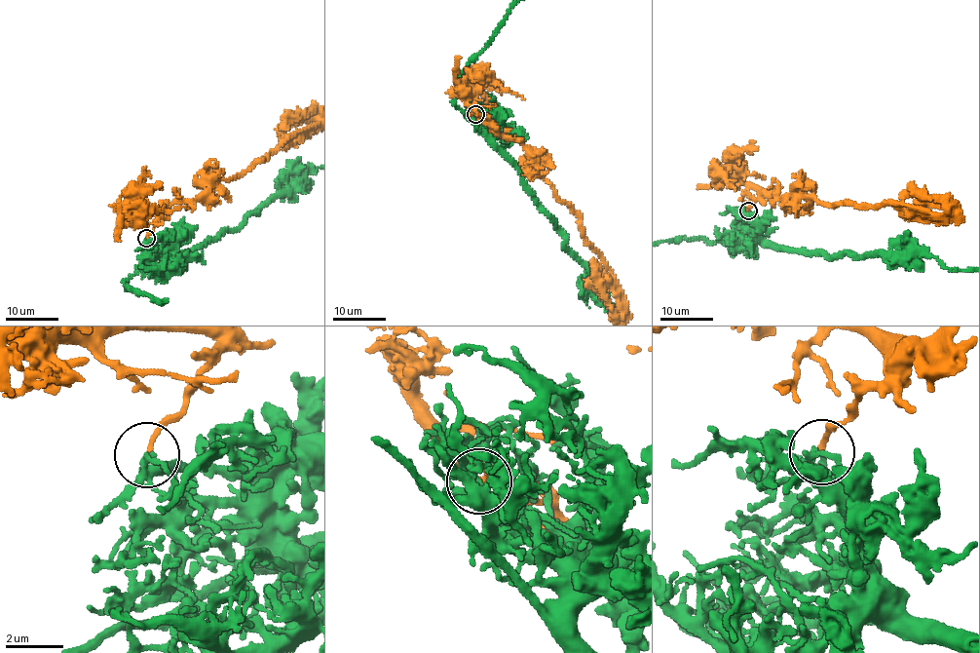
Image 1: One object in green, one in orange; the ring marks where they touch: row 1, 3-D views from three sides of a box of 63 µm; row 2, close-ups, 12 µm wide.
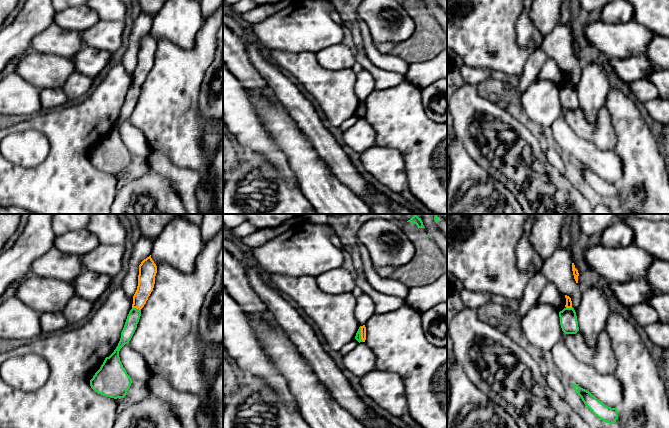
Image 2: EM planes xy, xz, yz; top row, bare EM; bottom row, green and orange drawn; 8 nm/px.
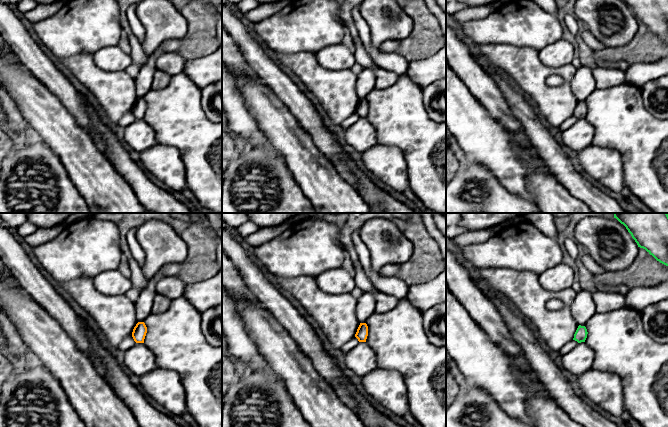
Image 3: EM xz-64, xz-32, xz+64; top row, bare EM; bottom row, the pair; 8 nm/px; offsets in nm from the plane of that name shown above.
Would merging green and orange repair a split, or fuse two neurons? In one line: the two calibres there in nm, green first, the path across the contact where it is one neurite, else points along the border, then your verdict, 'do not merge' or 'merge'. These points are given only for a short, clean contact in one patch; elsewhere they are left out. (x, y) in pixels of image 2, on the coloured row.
50 nm thick on the green side, 50 nm on the other; border along xz (360, 326), (360, 338), (363, 341); do not merge

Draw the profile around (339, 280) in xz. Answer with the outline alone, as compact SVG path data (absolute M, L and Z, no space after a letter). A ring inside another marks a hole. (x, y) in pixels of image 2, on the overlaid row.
M343 266L320 274L316 280L319 288L328 294L351 293L356 286L353 275Z

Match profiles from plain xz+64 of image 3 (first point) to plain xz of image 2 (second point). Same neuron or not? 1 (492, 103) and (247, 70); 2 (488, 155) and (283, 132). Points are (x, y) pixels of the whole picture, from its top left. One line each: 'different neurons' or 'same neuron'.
1: same neuron
2: different neurons

